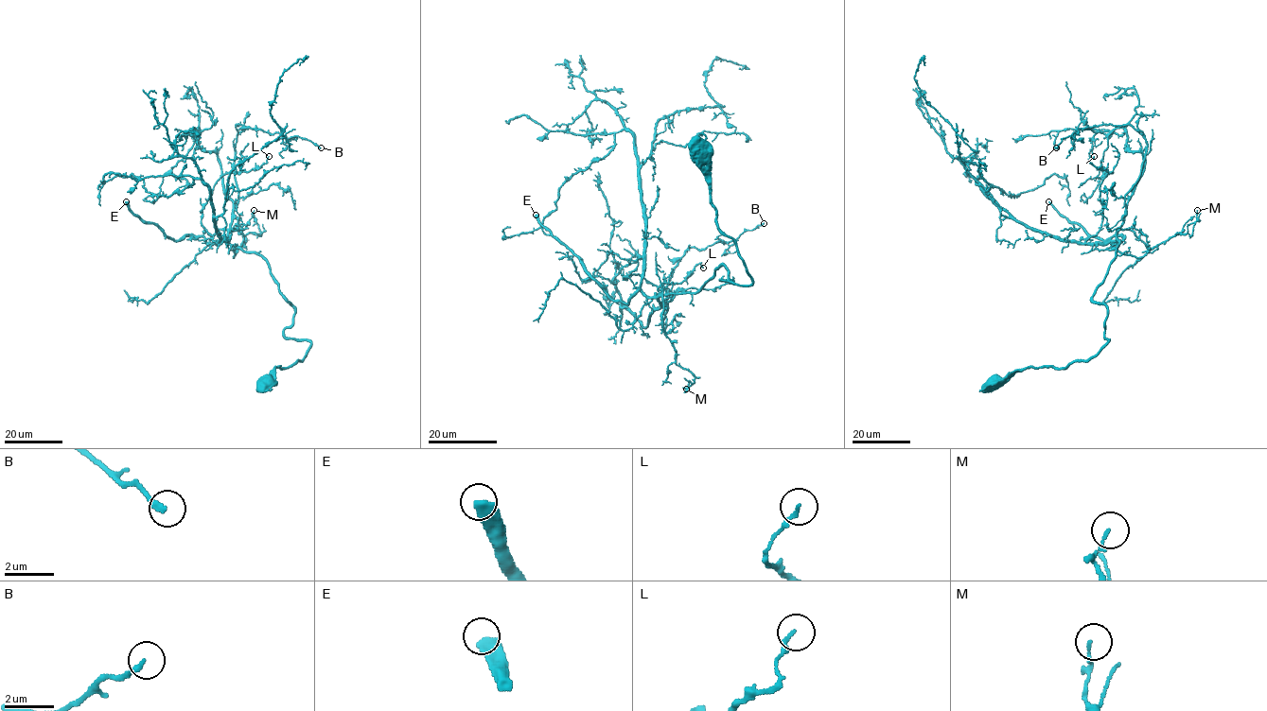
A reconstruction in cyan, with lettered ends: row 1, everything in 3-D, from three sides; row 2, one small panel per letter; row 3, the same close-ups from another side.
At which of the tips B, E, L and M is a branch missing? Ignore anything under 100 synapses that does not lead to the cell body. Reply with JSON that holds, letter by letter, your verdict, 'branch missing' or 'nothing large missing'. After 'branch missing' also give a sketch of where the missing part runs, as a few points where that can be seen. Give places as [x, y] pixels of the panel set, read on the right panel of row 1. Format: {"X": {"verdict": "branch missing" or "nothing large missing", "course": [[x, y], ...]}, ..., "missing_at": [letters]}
{"B": {"verdict": "nothing large missing"}, "E": {"verdict": "branch missing"}, "L": {"verdict": "nothing large missing"}, "M": {"verdict": "nothing large missing"}, "missing_at": ["E"]}

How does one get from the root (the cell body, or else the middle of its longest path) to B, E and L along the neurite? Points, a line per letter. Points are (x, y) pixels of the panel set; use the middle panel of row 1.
B: (699, 149), (751, 283), (720, 266), (655, 294), (663, 330), (684, 252), (764, 223)
E: (699, 149), (717, 227), (748, 286), (721, 280), (733, 283), (720, 266), (696, 292), (615, 302), (536, 215)
L: (699, 149), (751, 283), (720, 266), (648, 297), (642, 257), (624, 277), (661, 289), (703, 268)

